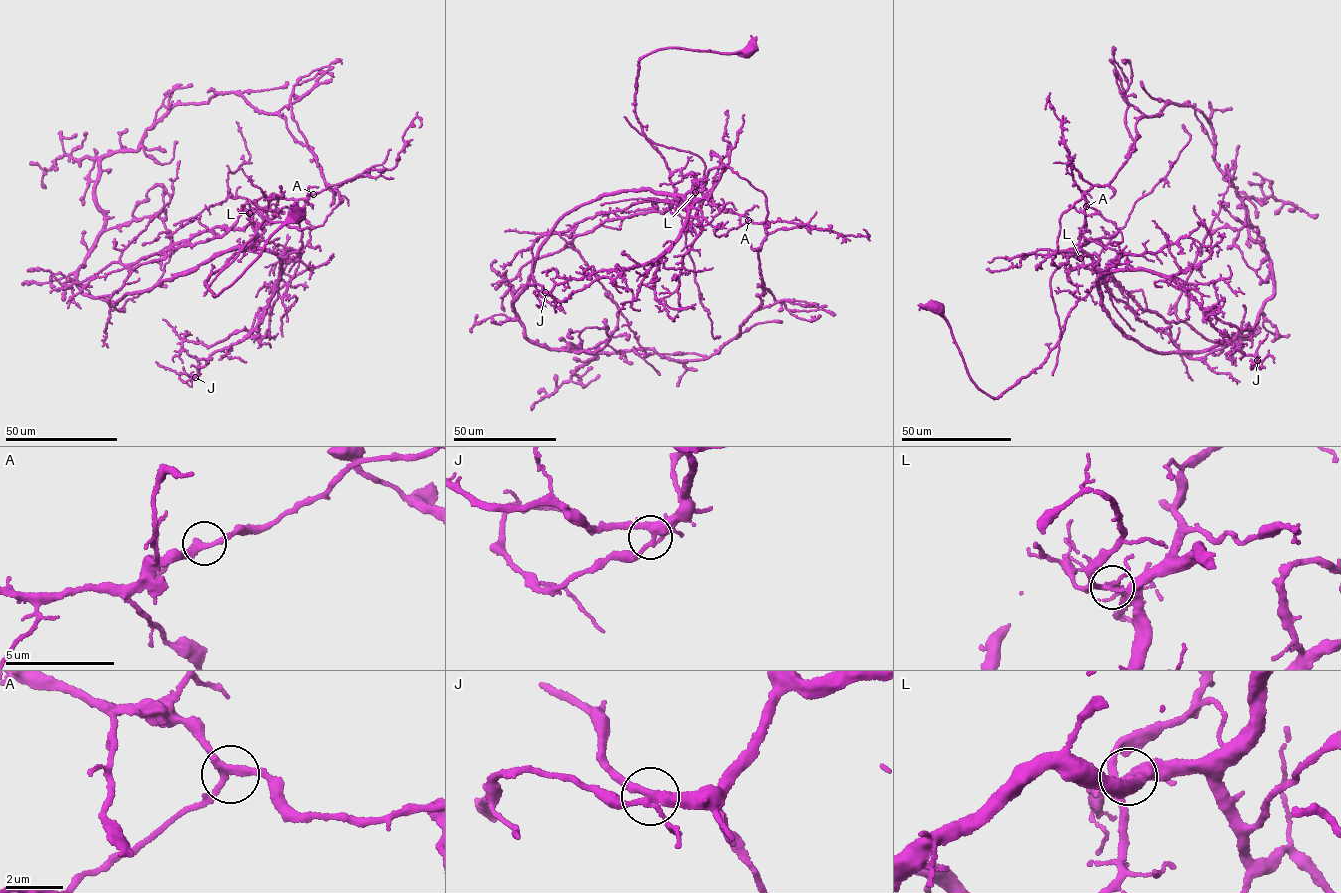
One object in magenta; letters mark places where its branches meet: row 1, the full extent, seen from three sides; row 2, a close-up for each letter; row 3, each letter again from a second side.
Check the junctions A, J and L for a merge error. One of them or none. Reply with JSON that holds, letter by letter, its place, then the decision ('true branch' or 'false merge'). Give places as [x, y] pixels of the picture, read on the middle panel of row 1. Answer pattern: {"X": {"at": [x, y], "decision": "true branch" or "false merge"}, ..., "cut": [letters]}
{"A": {"at": [748, 220], "decision": "true branch"}, "J": {"at": [545, 292], "decision": "true branch"}, "L": {"at": [695, 192], "decision": "false merge"}, "cut": ["L"]}

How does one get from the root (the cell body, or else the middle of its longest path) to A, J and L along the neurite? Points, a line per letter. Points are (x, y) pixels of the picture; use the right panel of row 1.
A: (933, 306), (972, 380), (997, 397), (1041, 365), (1078, 301), (1066, 275), (1082, 265), (1086, 206)
J: (933, 306), (972, 380), (994, 398), (1041, 365), (1078, 300), (1121, 268), (1174, 281), (1257, 360)
L: (933, 306), (972, 380), (995, 398), (1058, 342), (1078, 299), (1066, 275), (1080, 258)

